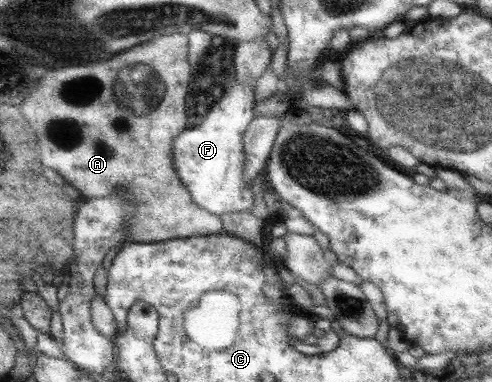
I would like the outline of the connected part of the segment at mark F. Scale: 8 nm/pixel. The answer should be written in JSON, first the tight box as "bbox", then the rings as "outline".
{"bbox":[172,81,254,216],"outline":[[[233,81],[212,105],[202,123],[184,128],[172,142],[172,164],[178,180],[198,208],[214,216],[248,212],[252,208],[252,191],[244,183],[242,136],[254,117],[253,83]]]}

